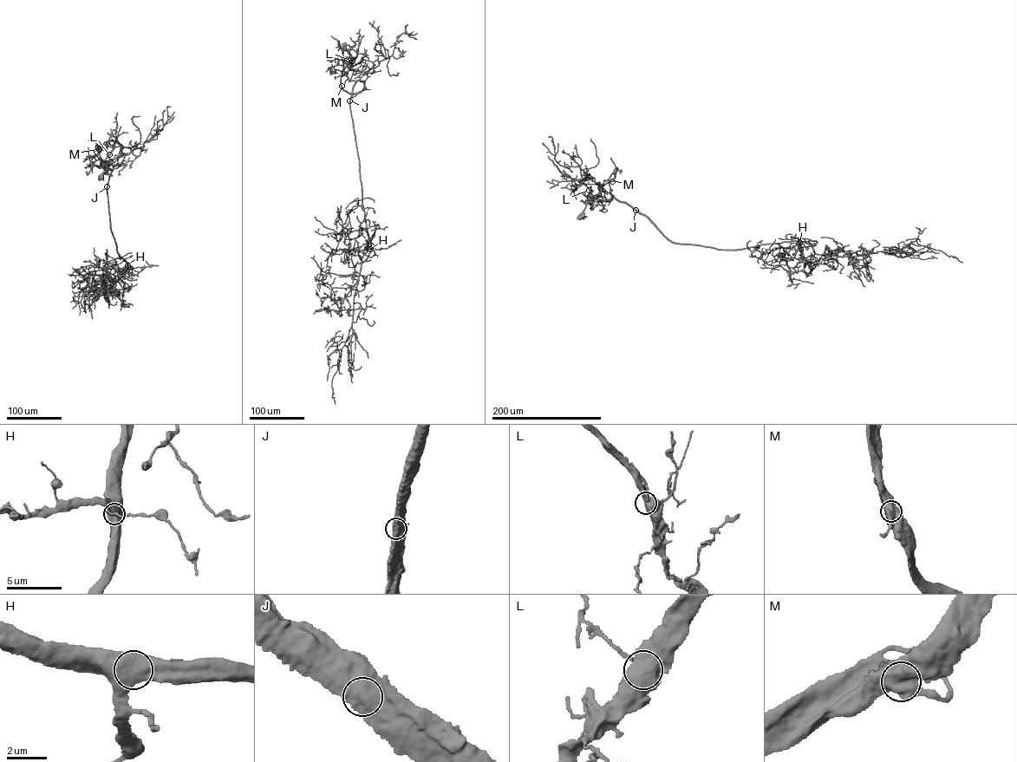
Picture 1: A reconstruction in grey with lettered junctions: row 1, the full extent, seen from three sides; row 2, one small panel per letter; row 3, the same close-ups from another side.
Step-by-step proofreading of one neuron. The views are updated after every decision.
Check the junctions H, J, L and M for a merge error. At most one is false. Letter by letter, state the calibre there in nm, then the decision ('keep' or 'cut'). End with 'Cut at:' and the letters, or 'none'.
H: 950 nm thick; keep
J: 900 nm thick; keep
L: 750 nm thick; keep
M: 850 nm thick; keep
Cut at: none

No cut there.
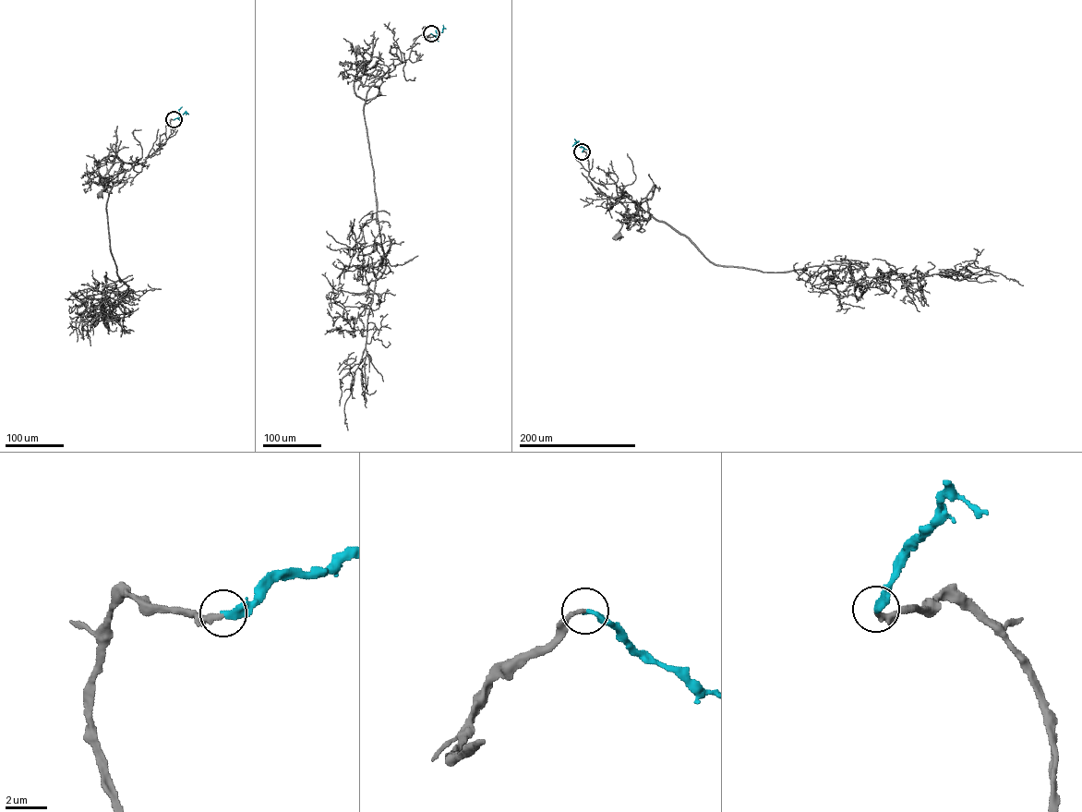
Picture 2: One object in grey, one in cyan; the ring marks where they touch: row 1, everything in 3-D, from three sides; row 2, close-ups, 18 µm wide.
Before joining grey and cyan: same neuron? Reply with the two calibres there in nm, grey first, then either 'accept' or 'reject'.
calibres 200 and 280 nm; accept

